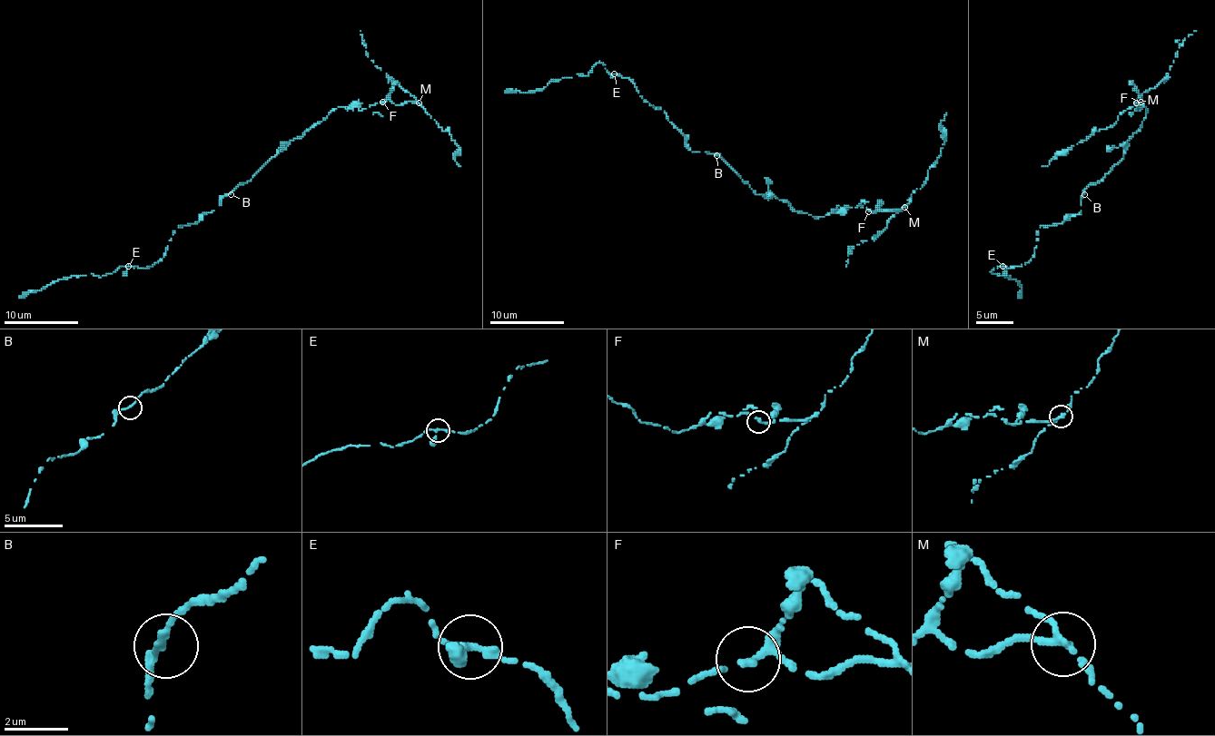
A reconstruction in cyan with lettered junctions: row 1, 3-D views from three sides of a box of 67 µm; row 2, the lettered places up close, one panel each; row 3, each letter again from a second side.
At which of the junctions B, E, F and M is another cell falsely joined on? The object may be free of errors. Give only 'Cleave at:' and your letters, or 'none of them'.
Cleave at: M

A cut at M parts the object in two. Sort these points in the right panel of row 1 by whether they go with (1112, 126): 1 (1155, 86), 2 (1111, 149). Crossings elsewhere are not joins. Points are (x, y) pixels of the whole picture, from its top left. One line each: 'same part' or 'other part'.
1: same part
2: other part

